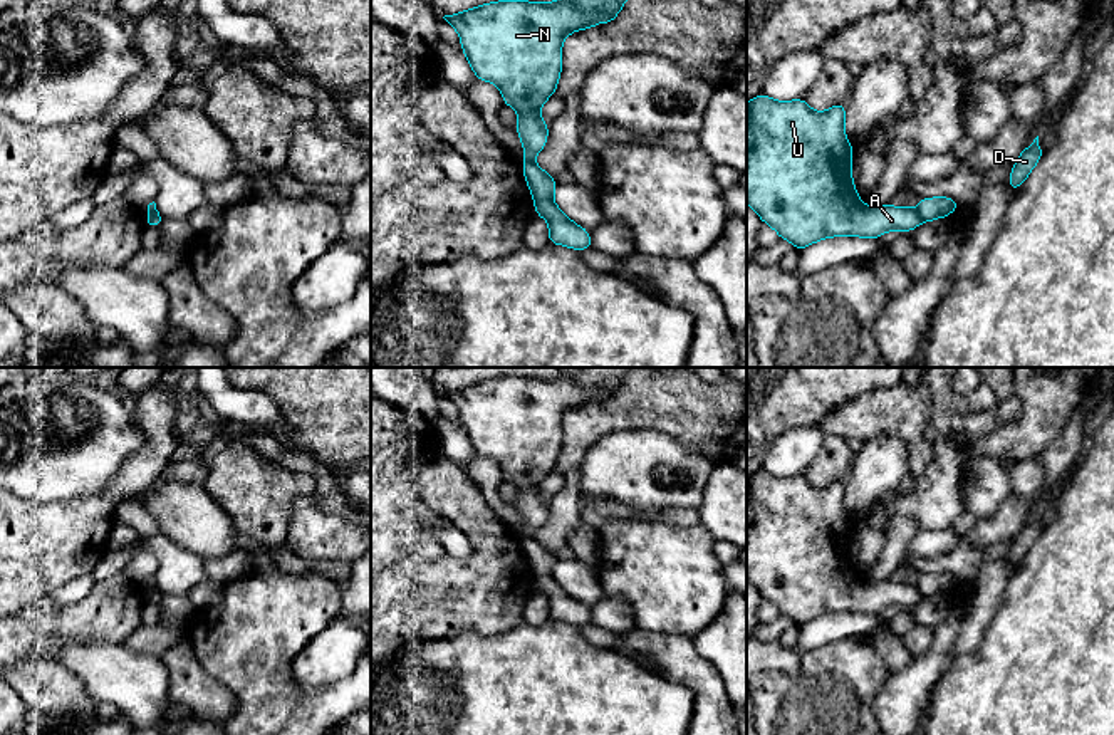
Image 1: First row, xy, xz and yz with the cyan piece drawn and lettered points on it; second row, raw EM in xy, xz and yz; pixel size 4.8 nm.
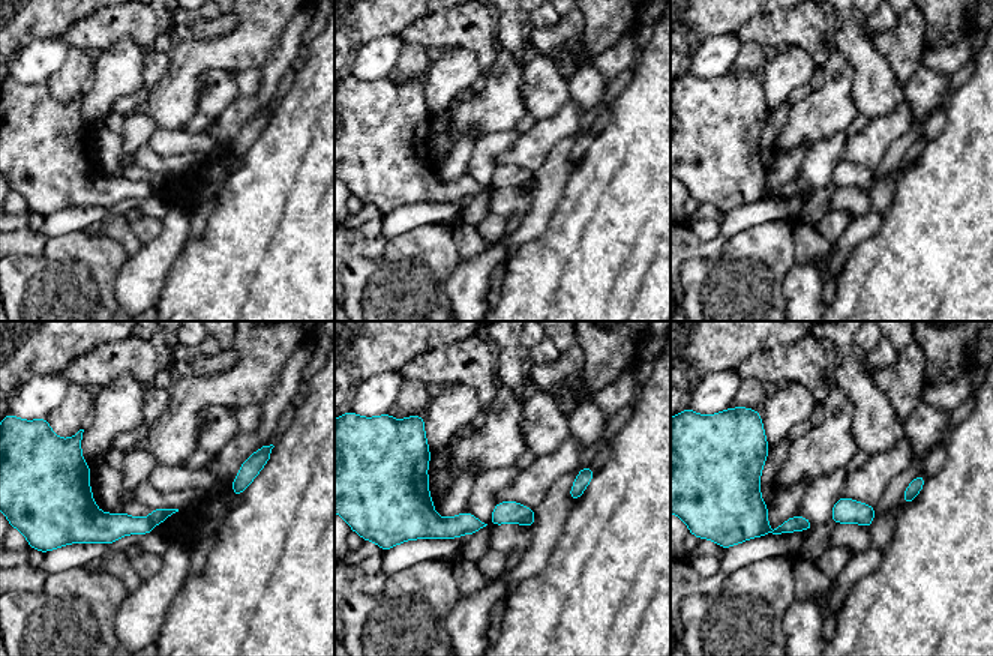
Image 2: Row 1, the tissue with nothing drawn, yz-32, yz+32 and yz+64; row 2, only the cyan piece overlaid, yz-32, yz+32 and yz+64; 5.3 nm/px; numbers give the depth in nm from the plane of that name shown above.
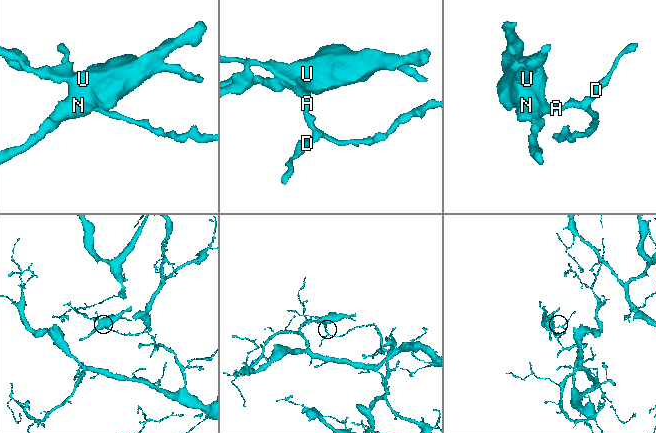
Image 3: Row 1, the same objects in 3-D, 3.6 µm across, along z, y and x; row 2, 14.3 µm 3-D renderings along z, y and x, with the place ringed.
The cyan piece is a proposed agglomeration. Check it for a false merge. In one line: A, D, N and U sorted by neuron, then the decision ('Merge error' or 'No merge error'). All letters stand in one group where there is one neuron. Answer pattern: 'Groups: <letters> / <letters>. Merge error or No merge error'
Groups: A N U / D. Merge error

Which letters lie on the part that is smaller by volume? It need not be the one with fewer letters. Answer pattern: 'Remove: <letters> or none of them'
Remove: A, N, U

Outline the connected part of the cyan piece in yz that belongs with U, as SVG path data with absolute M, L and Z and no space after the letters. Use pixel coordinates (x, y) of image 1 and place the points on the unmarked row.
M758 470L747 478L747 579L795 626L830 612L879 614L889 606L913 607L921 601L908 582L871 584L861 577L844 495L846 480L819 488L804 473L782 478Z

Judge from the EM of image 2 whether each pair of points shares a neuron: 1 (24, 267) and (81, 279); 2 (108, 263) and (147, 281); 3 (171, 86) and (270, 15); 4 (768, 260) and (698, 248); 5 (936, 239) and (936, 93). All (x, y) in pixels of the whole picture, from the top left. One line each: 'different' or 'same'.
1: same
2: different
3: same
4: different
5: different

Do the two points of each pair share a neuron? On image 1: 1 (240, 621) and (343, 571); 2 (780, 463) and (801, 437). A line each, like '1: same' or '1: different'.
1: different
2: same

